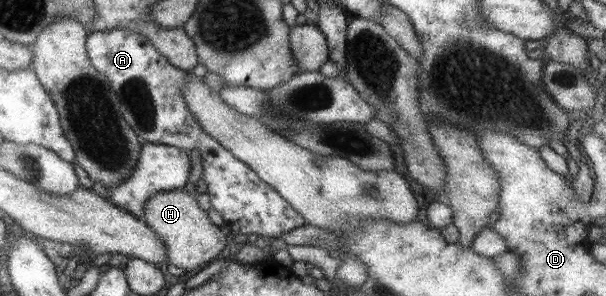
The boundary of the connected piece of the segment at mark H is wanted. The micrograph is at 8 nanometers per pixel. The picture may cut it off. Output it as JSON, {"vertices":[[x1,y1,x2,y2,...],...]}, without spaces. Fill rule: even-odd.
{"vertices":[[185,188,171,191,156,191,146,201,141,217,163,240,168,255,168,264,177,265,185,272,200,265,209,264,227,245,227,230,211,222,207,210,203,210,192,194]]}

